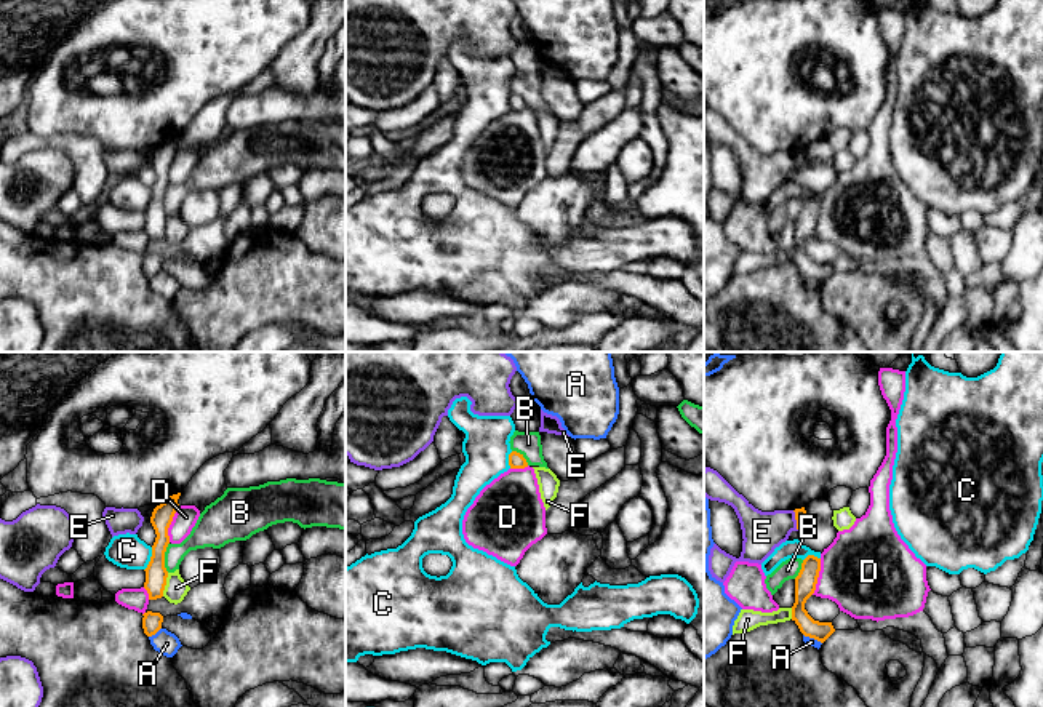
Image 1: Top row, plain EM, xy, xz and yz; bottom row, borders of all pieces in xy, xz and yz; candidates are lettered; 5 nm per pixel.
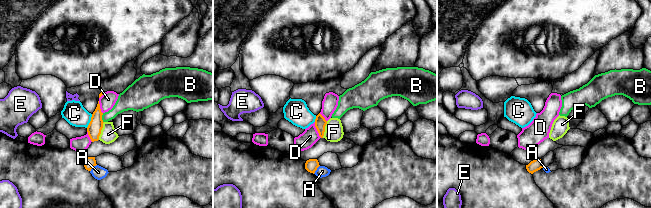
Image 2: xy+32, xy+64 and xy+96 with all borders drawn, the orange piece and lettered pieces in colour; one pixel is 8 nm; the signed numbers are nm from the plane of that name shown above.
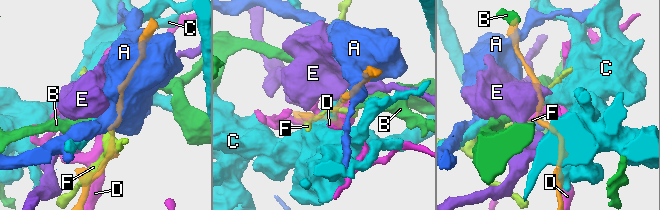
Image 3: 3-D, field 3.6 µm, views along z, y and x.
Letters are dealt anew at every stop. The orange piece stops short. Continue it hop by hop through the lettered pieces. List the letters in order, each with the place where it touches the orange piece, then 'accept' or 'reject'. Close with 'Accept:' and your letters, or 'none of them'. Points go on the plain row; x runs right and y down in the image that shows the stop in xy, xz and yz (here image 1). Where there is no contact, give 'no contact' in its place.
A: xy (154, 275) | reject
B: xy (163, 199) | reject
C: xy (151, 200) | reject
D: yz (818, 218) | reject
E: yz (797, 162) | reject
F: xy (165, 226) | reject
Accept: none of them

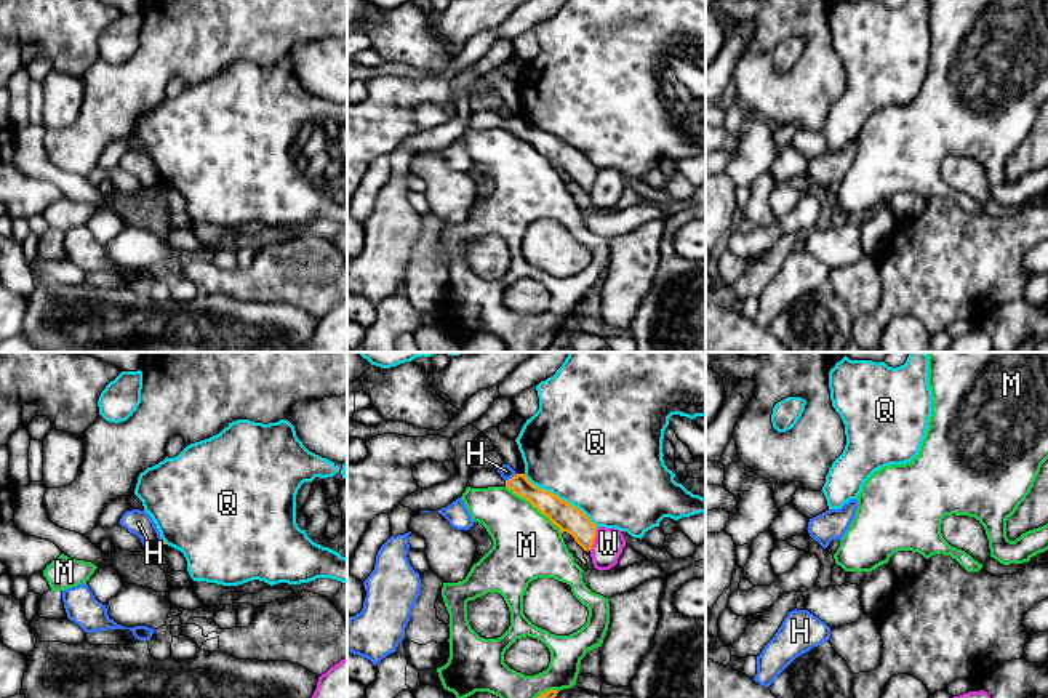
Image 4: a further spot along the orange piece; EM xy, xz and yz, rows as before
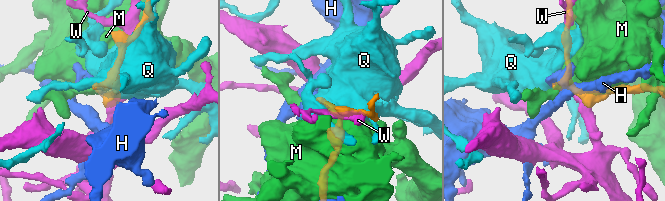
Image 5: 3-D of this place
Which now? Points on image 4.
H: xz (512, 119) | accept
M: xz (535, 148) | reject
Q: xz (559, 140) | reject
W: xz (594, 180) | reject
Accept: H

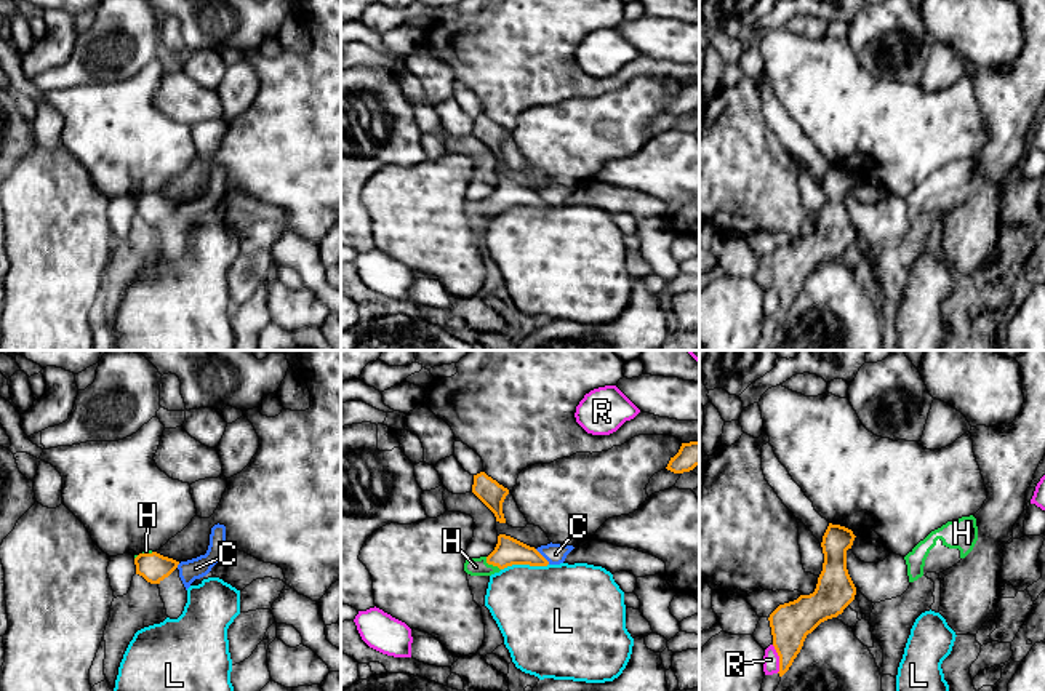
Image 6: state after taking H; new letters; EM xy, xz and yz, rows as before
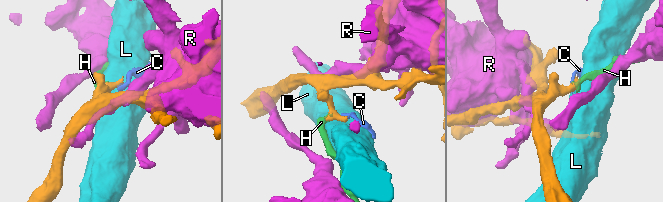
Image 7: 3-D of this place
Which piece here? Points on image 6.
C: xz (543, 199) | accept
H: xz (492, 205) | accept
L: xz (524, 205) | reject
R: yz (780, 301) | reject
Accept: C, H

